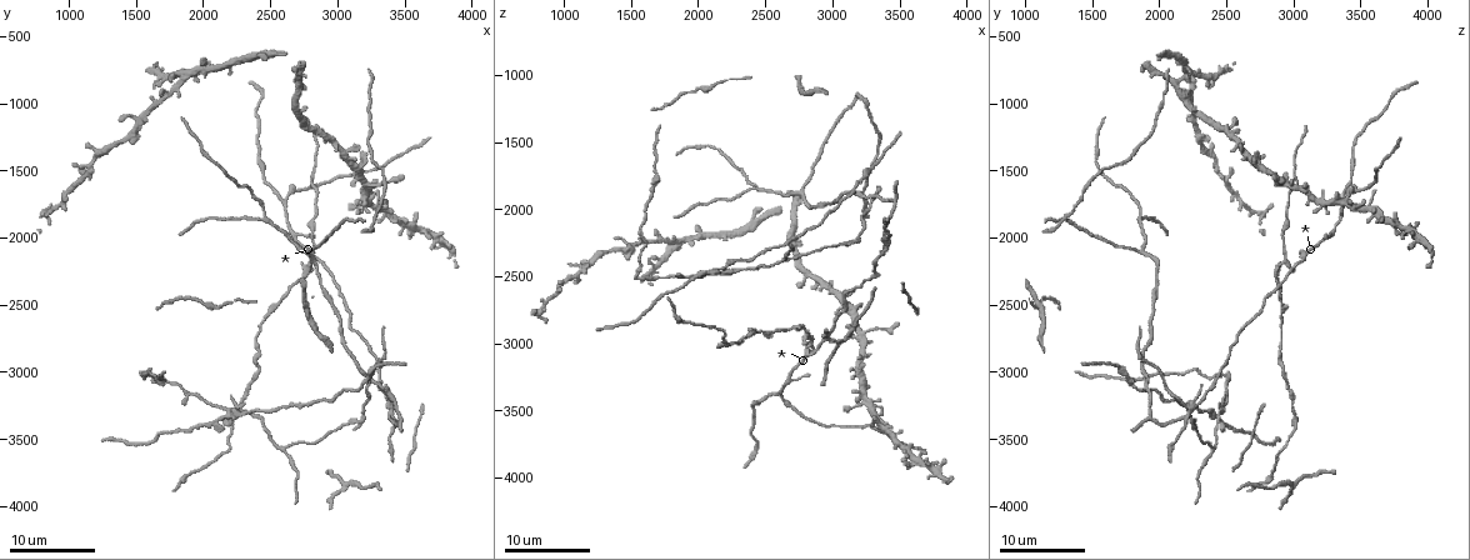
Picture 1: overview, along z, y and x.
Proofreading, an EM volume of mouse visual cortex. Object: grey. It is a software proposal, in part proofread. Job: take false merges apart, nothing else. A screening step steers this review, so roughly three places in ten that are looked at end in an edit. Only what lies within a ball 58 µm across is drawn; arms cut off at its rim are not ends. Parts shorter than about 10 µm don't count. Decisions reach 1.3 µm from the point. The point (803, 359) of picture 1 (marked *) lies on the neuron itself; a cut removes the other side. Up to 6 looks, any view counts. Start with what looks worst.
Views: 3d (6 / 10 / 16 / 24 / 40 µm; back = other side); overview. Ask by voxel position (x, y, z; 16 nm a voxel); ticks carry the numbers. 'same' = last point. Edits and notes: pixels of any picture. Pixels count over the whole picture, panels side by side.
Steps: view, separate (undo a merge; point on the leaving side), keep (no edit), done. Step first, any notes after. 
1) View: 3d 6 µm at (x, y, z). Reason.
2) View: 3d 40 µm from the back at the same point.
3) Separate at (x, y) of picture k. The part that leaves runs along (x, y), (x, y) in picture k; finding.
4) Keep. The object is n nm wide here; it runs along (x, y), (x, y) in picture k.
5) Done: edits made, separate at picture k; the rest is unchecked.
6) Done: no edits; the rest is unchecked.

View: 3d 10 µm at (2580, 1700, 3360). Side arm on a straight run.

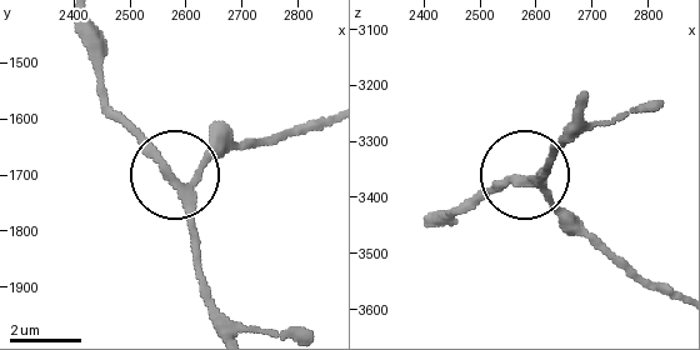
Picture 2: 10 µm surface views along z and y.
Keep. It runs along (234, 329), (210, 293), (186, 195), (111, 118) in picture 2; one neuron here.

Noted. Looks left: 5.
View: 3d 6 µm at (3340, 1780, 3540). Looks like a crossing.

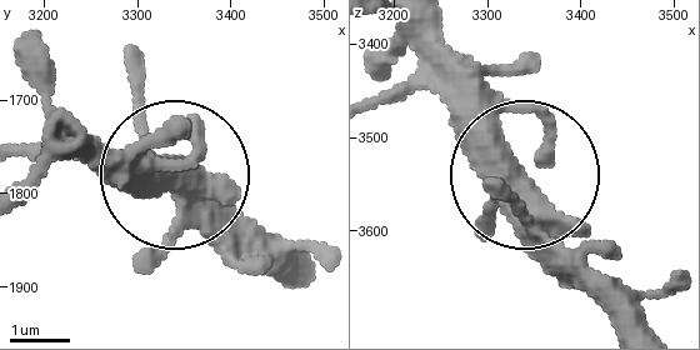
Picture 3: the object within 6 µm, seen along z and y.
Keep. The object is 430 nm wide here; one neuron here.

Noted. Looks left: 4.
View: 3d 16 µm at (1560, 3000, 2520). Sudden change in width.

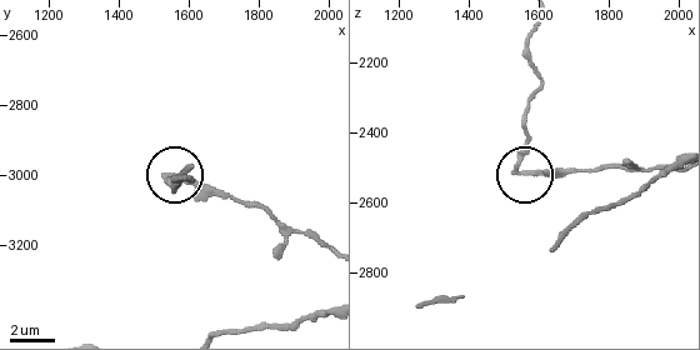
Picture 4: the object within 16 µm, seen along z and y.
Separate at (525, 143) of picture 4. Two neurons meet here.

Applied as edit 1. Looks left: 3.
Done: edits made, separate at picture 4; the rest is unchecked.

